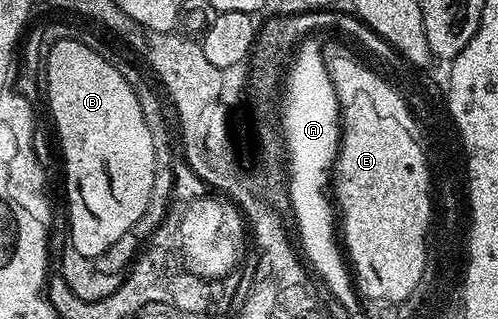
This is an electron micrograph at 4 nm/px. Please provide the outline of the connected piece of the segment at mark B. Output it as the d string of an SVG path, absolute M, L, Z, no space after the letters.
M56 43L46 55L44 69L45 66L46 97L62 140L62 157L66 160L66 197L70 200L68 241L80 255L95 257L108 251L108 247L144 215L144 207L148 207L154 178L152 135L132 89L122 85L122 77L118 77L110 65L102 65L90 49Z

